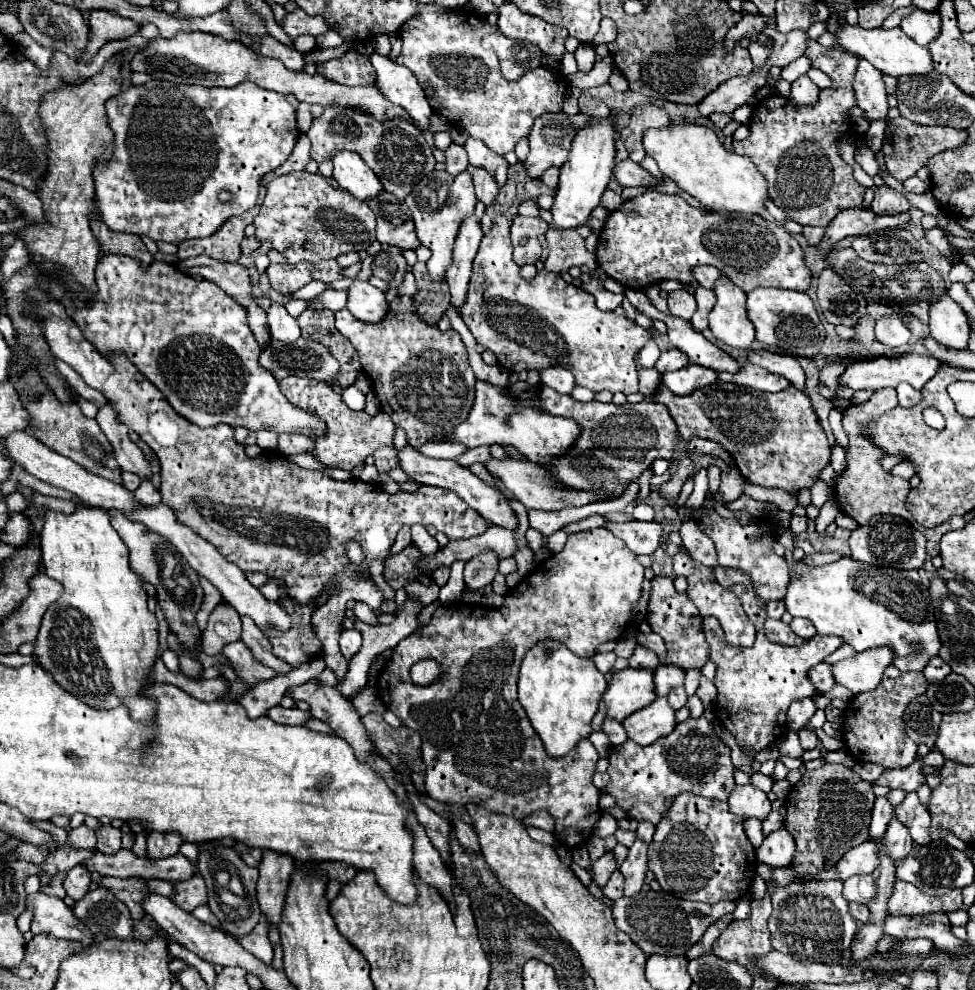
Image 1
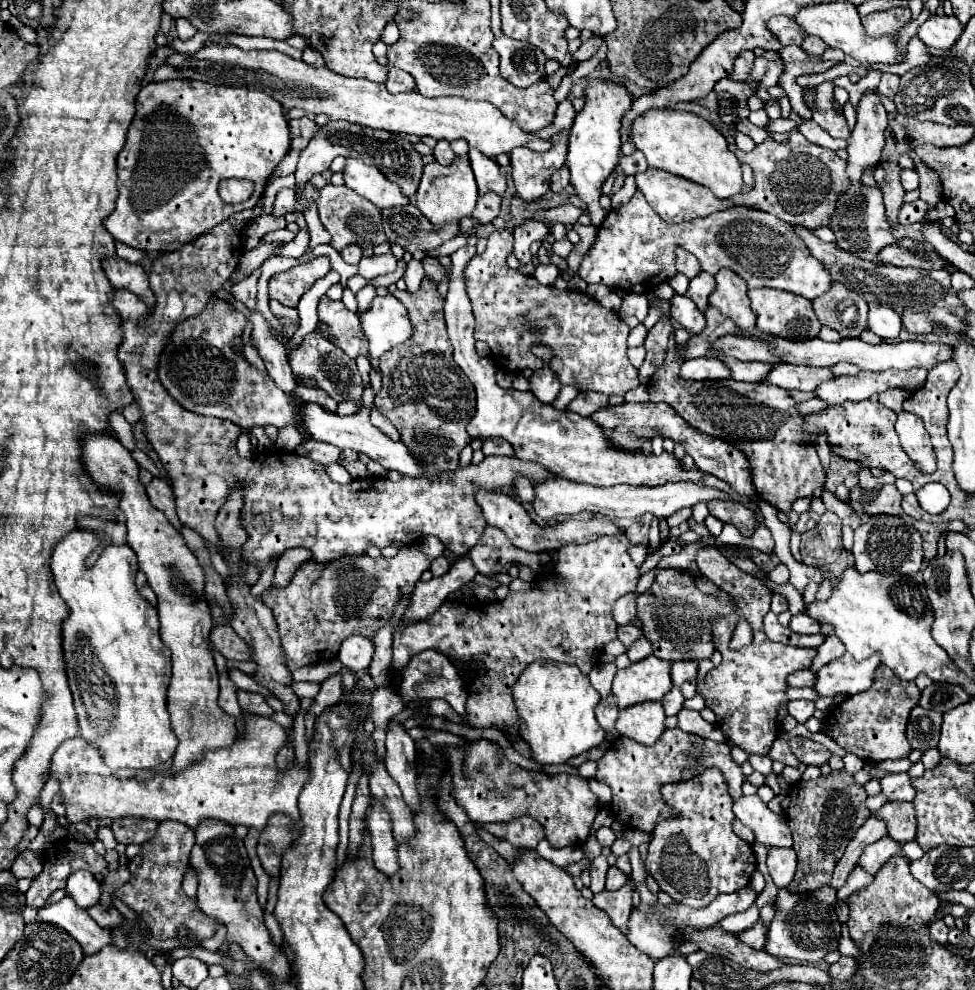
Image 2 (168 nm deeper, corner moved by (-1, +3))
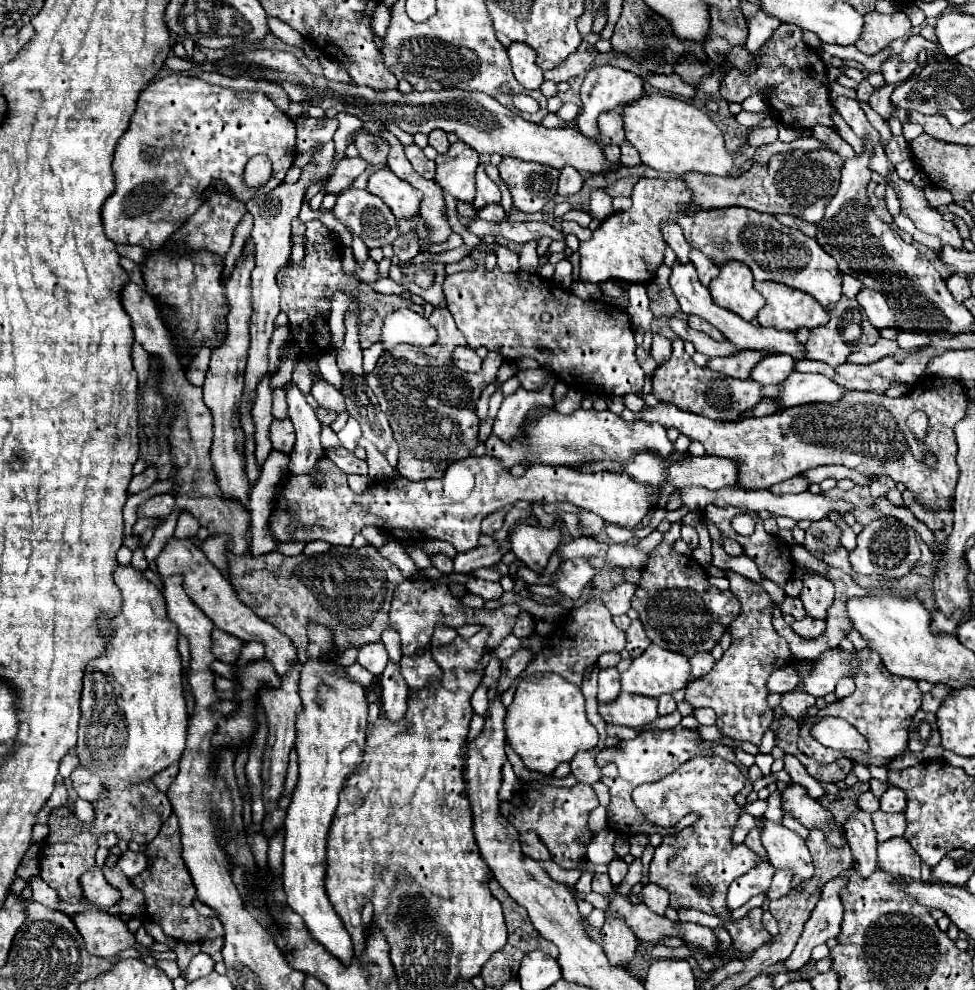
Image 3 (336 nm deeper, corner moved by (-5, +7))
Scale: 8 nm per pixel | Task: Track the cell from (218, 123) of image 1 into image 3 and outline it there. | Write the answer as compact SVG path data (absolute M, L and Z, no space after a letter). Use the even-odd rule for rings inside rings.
M167 75L159 81L153 81L141 93L137 101L137 111L131 117L131 125L117 143L113 159L115 193L103 203L101 209L105 235L113 243L159 249L201 207L201 195L209 189L213 181L227 183L237 199L249 201L255 195L265 195L281 185L287 169L293 165L295 155L295 121L289 119L281 109L277 109L267 95L251 91L239 93L227 87L209 85L191 75ZM257 153L265 153L271 159L273 175L263 187L249 189L243 185L243 169L245 163Z

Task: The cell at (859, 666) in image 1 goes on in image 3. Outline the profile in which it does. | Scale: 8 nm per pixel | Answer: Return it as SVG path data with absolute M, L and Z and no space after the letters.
M839 649L825 651L823 655L819 655L819 659L813 659L811 671L801 677L803 691L815 697L825 697L827 693L833 693L841 677L851 675L853 667L855 667L853 653Z

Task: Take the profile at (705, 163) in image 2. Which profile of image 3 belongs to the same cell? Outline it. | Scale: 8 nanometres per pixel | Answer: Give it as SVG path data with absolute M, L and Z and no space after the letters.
M653 91L623 105L621 115L625 123L625 139L639 151L639 157L645 165L679 177L691 171L719 177L731 175L733 159L725 149L723 133L701 109Z

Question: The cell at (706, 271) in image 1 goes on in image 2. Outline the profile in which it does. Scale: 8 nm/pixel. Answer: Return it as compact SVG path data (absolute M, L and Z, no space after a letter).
M677 251L677 269L679 269L679 273L687 275L689 279L693 279L695 275L699 275L703 271L699 261L695 259L695 255L691 255L687 251Z

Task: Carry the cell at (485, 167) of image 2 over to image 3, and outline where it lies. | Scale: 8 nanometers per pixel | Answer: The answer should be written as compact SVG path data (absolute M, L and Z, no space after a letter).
M483 163L477 167L475 185L477 185L477 193L475 193L475 199L473 199L473 203L471 203L475 211L483 209L483 207L489 205L489 203L499 203L499 201L501 201L501 191L499 191L499 187L485 175L485 165L483 165Z

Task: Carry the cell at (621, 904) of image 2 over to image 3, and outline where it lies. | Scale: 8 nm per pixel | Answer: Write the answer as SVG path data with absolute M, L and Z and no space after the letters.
M607 919L603 925L603 951L613 967L625 969L635 957L637 939L631 935L631 929L623 925L623 919Z

